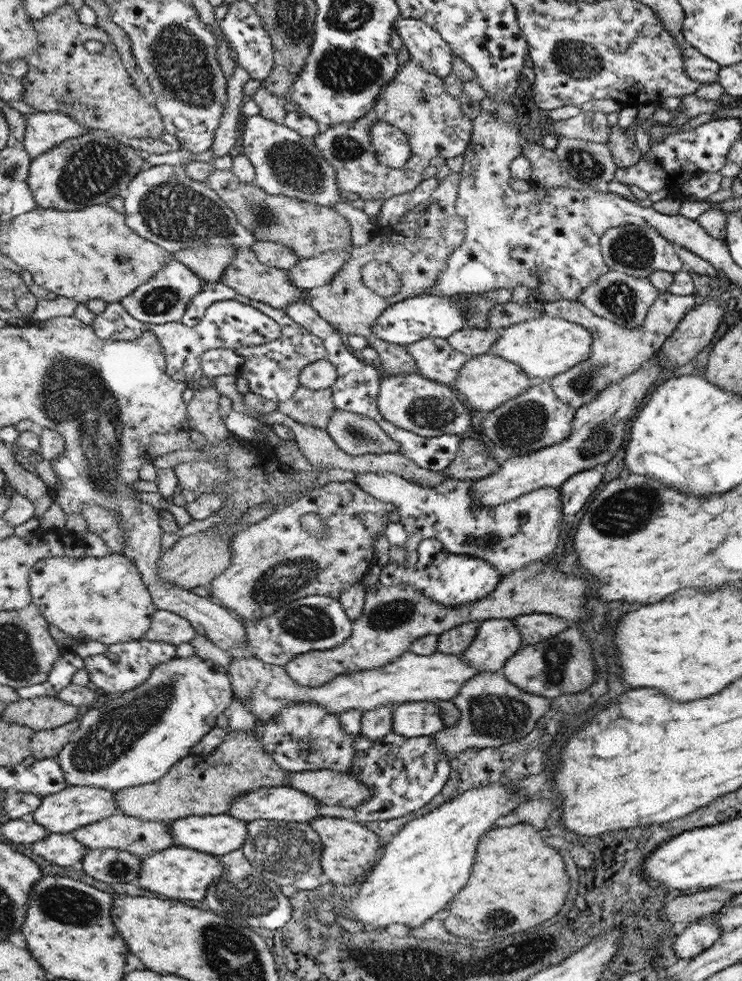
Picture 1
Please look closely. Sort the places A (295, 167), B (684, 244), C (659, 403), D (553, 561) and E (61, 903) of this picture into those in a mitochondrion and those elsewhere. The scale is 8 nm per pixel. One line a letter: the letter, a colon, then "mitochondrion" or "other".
A: mitochondrion
B: other
C: other
D: other
E: mitochondrion

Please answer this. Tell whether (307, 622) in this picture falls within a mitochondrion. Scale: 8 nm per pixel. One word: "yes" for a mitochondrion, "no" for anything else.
yes

